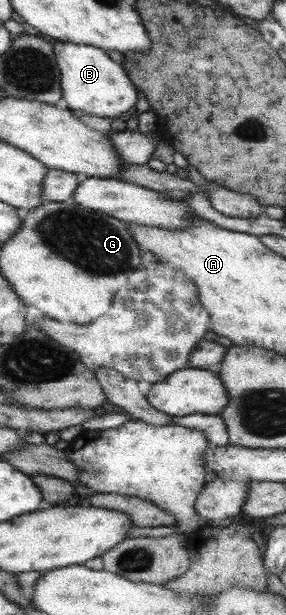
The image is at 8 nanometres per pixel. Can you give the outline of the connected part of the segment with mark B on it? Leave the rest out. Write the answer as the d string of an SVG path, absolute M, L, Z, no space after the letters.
M54 43L52 55L60 74L61 97L66 108L90 122L105 123L126 113L136 101L136 89L127 71L97 47L76 43Z

